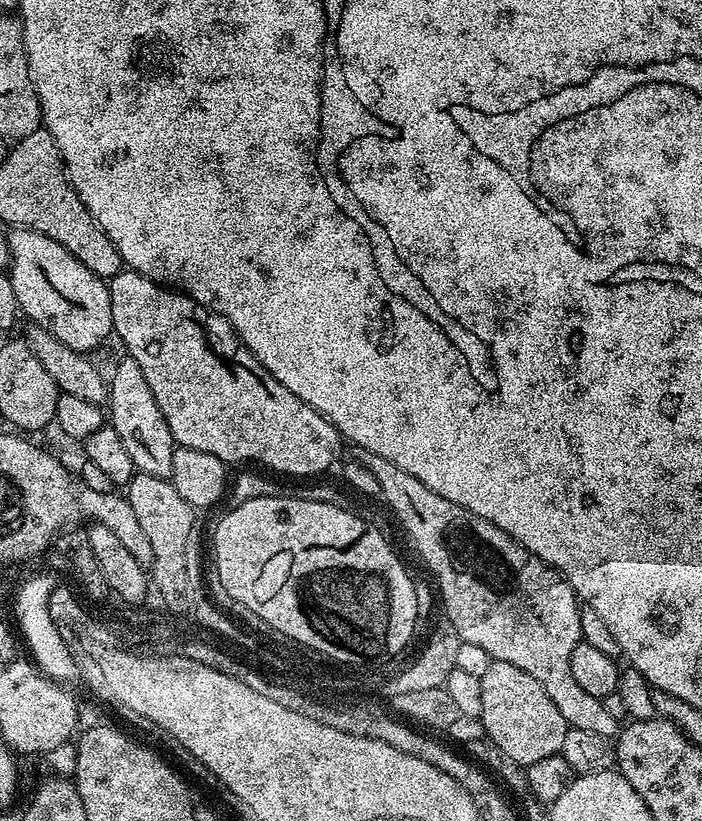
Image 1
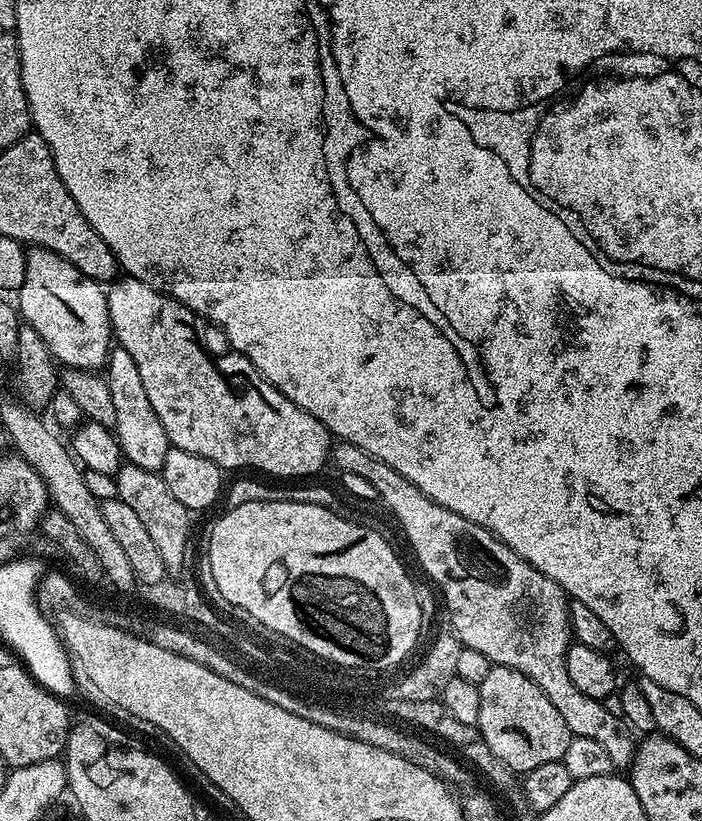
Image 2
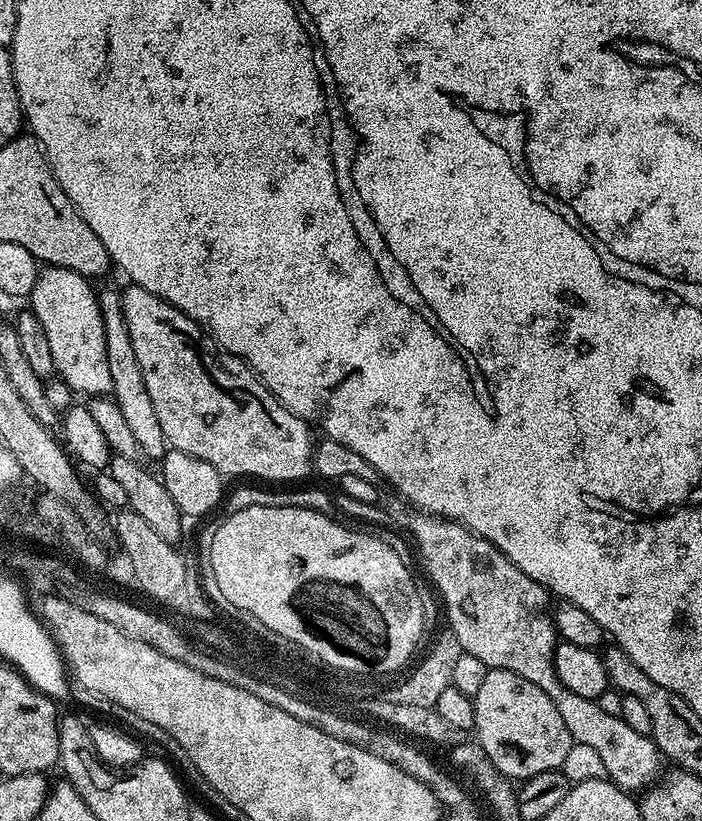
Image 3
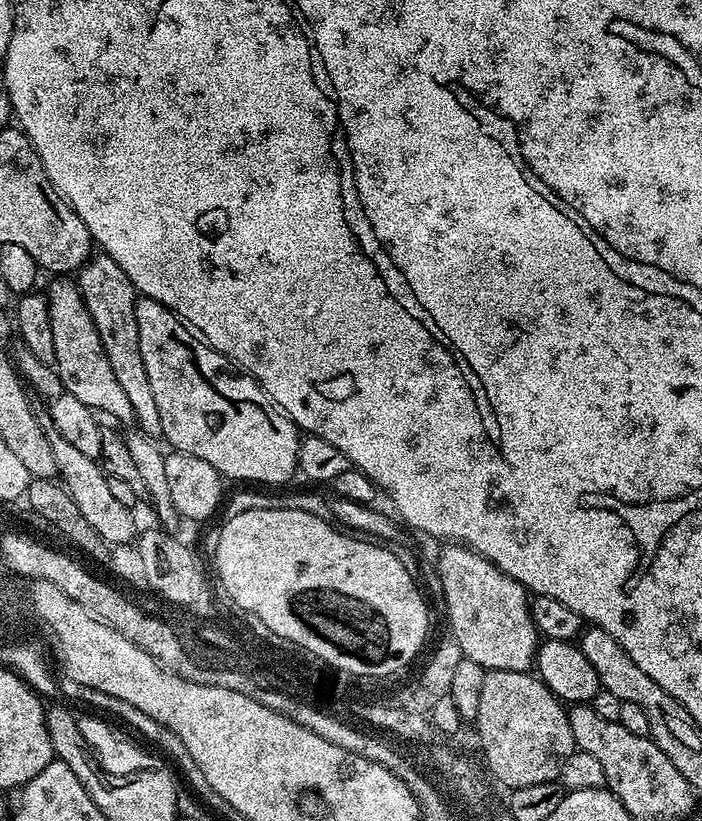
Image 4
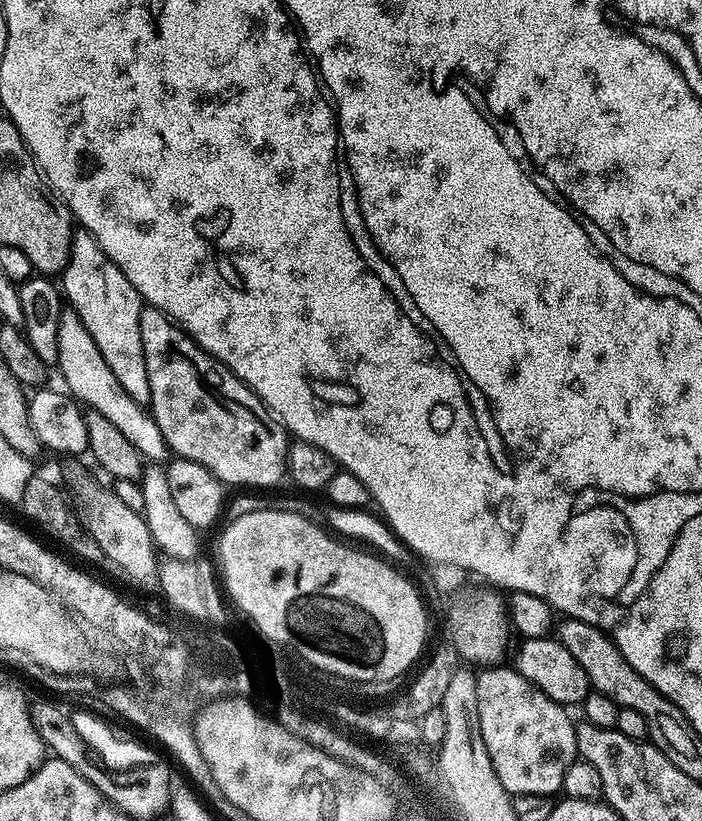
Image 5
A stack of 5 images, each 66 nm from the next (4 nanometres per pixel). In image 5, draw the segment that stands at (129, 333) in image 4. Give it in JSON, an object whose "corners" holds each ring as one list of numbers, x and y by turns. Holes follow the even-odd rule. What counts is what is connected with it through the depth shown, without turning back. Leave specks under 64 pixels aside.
{"corners":[[80,230,72,237,70,259,64,267,62,279,62,296,67,307,76,312,86,330,90,330,90,338,94,338,102,358,106,358,106,366,110,366,114,378,118,378,118,386,122,386,134,402,141,406,151,405,150,378,146,374,146,354,142,350,140,325,140,315,146,304,140,299,138,290,130,286,130,278,114,266,89,232]]}

